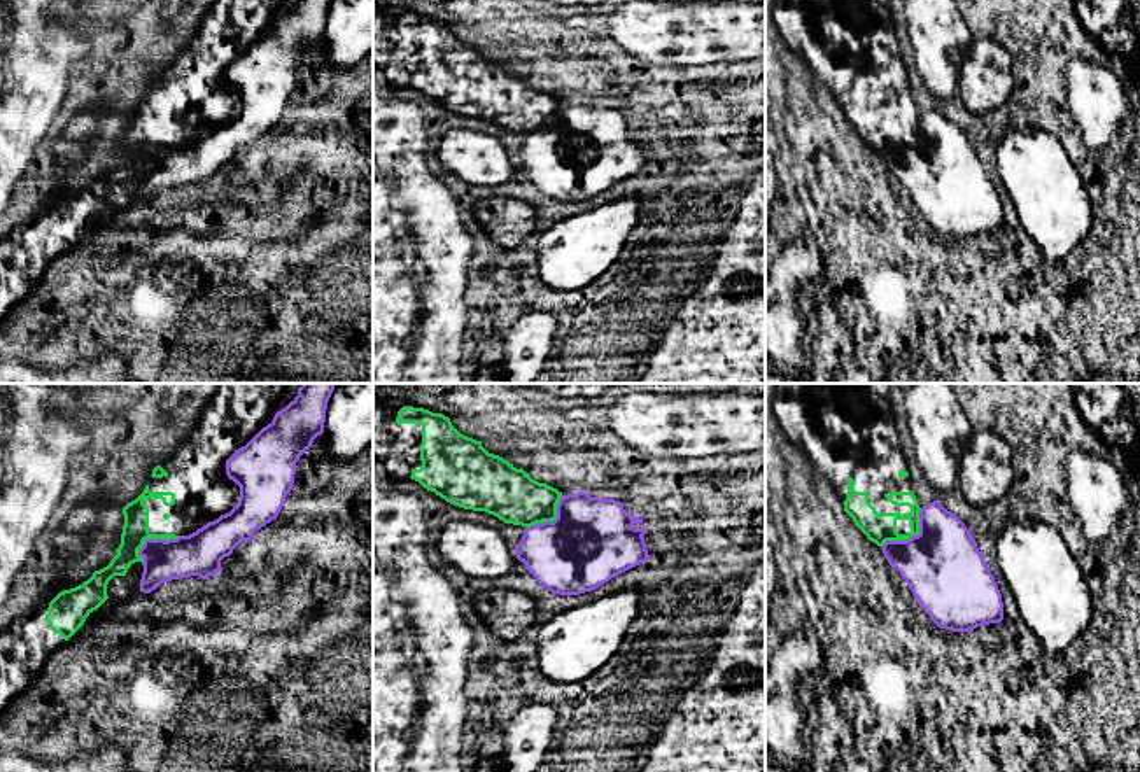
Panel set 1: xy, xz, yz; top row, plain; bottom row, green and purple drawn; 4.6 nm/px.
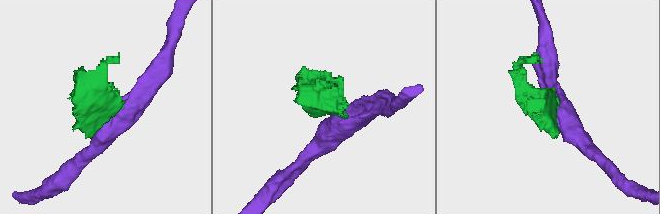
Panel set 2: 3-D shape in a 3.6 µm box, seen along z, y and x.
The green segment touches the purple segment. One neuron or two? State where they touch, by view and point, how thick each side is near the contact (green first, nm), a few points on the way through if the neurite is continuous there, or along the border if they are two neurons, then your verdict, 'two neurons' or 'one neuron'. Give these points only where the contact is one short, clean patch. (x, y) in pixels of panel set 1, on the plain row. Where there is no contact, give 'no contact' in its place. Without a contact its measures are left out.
yz (911, 144) | 140/360 nm | along yz (921, 116), (916, 142), (906, 147), (888, 147), (881, 154) | two neurons

